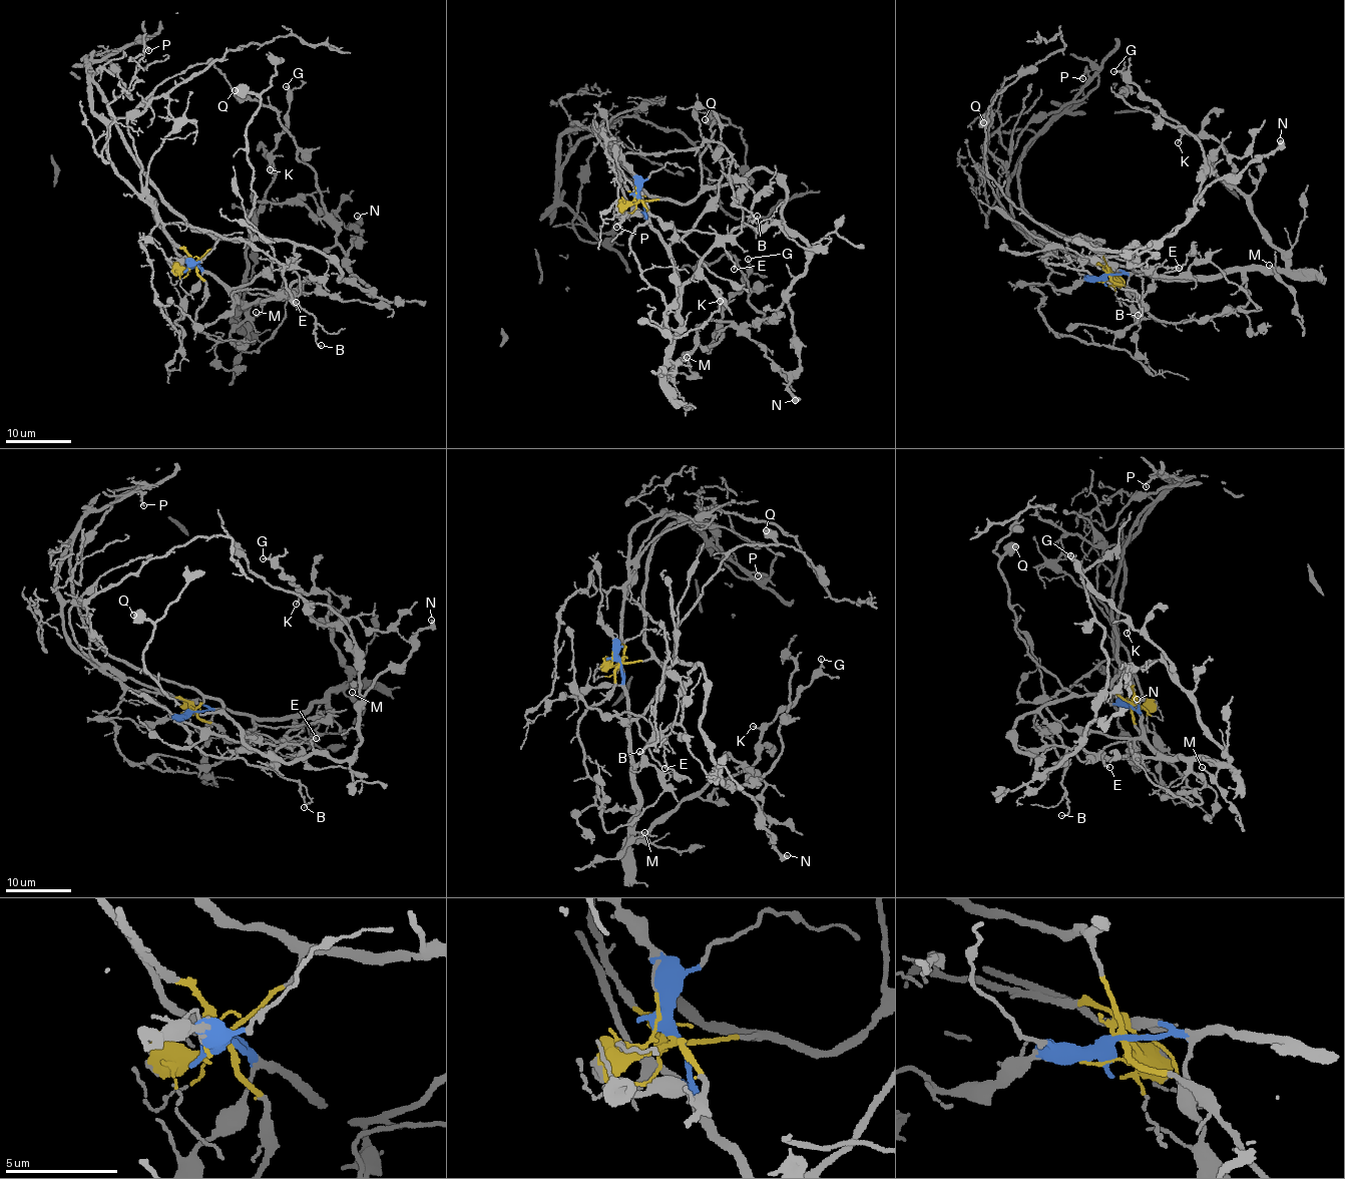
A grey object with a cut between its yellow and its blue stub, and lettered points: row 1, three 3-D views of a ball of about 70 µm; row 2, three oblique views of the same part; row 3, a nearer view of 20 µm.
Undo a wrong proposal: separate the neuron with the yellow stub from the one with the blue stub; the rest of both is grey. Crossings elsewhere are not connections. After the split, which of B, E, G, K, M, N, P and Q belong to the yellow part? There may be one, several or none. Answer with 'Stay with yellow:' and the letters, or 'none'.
Stay with yellow: B, N, P, Q

